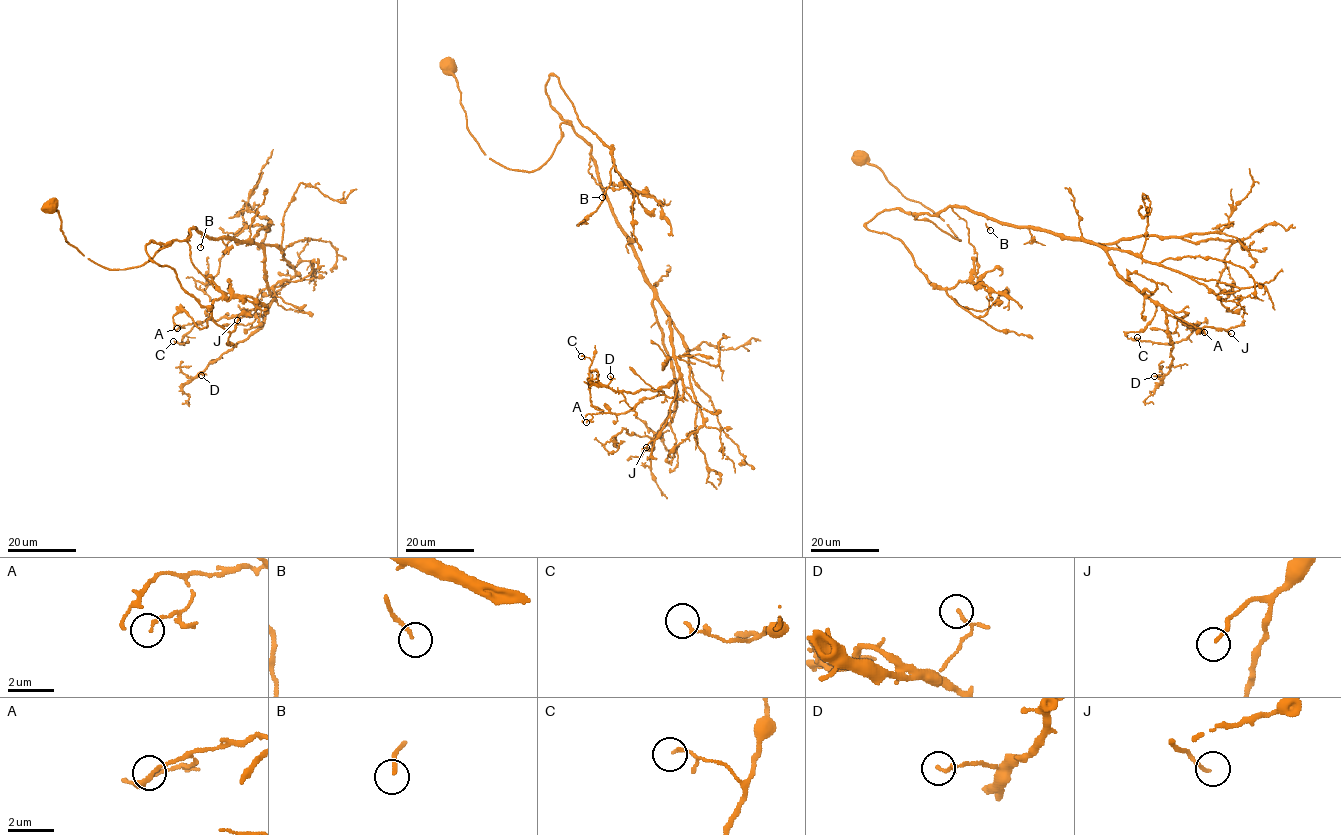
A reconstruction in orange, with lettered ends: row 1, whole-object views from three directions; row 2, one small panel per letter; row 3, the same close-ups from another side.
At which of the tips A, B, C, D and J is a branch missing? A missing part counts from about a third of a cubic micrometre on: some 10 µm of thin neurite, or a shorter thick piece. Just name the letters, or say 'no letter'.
B

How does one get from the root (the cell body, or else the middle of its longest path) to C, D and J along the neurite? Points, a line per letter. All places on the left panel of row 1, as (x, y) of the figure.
C: (50, 207), (65, 241), (110, 269), (143, 265), (195, 227), (262, 249), (275, 300), (173, 341)
D: (50, 207), (65, 241), (110, 269), (143, 265), (195, 227), (262, 249), (272, 296), (264, 322), (201, 375)
J: (50, 207), (65, 241), (110, 269), (143, 265), (195, 227), (254, 242), (272, 302), (261, 316), (237, 320)

